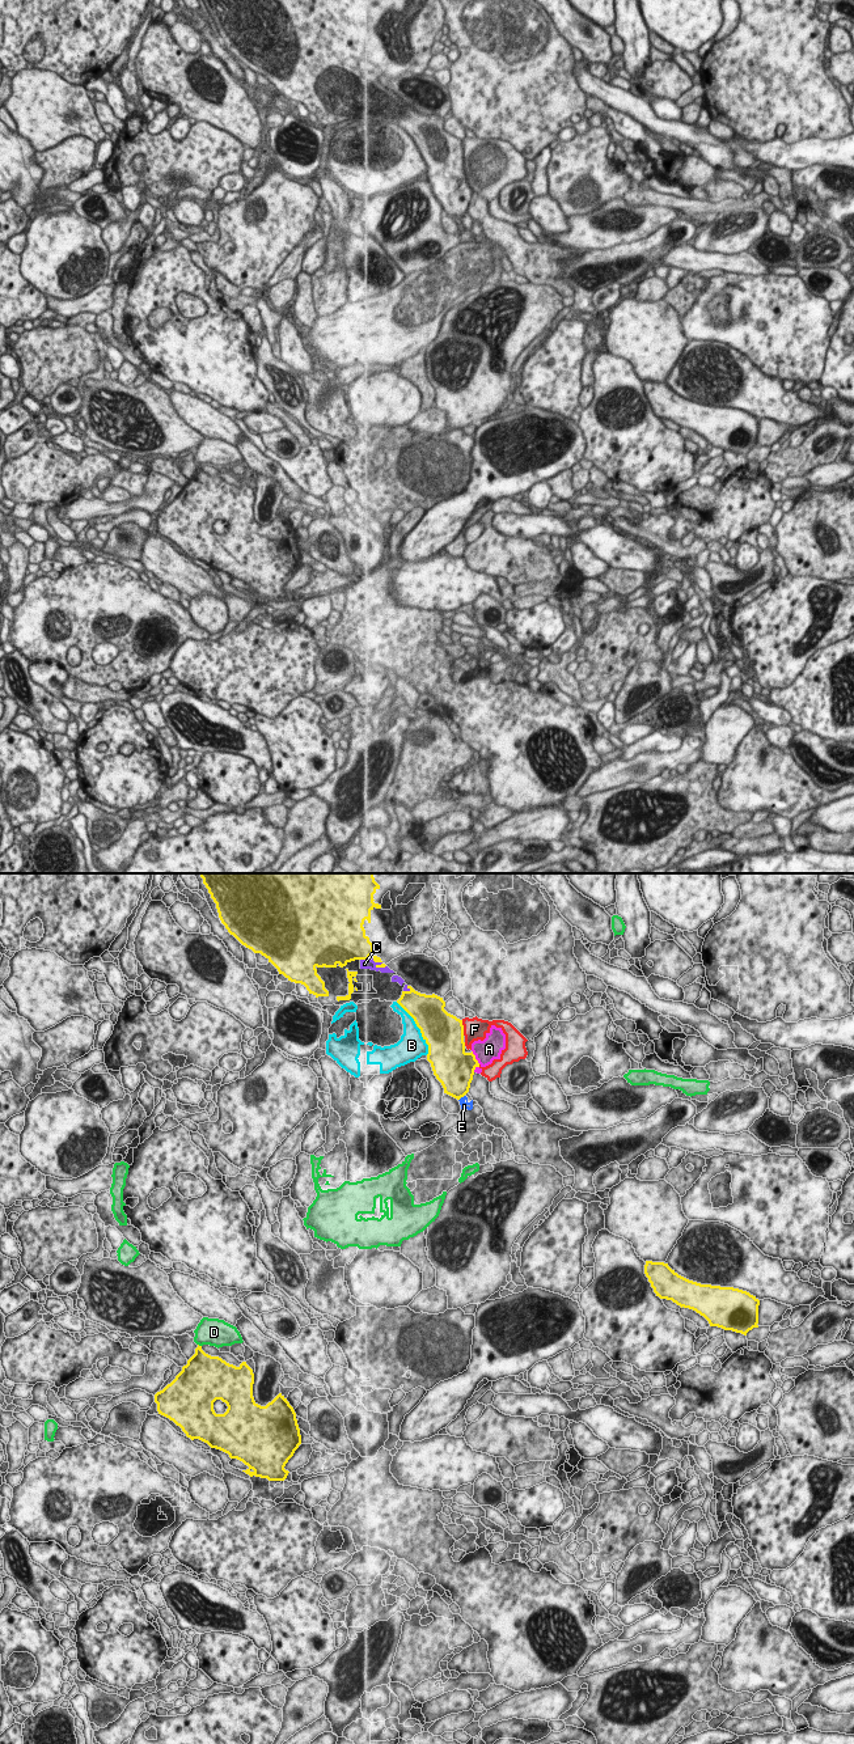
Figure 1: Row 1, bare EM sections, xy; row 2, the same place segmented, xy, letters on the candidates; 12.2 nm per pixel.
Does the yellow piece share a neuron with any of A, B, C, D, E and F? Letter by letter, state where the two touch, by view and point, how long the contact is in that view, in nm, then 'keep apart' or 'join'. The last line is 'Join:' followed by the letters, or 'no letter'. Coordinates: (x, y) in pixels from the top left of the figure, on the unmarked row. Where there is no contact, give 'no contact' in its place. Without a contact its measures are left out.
A: meets yellow in xy at (474, 177); contact 200 nm long; keep apart
B: meets yellow in xy at (418, 147); contact 750 nm long; keep apart
C: meets yellow in xy at (364, 79); contact 110 nm long; join
D: meets yellow in xy at (198, 465); contact 60 nm long; keep apart
E: meets yellow in xy at (461, 216); contact 110 nm long; keep apart
F: meets yellow in xy at (463, 148); contact 190 nm long; keep apart
Join: C

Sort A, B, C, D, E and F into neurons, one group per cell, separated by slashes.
A F / B / C / D / E

